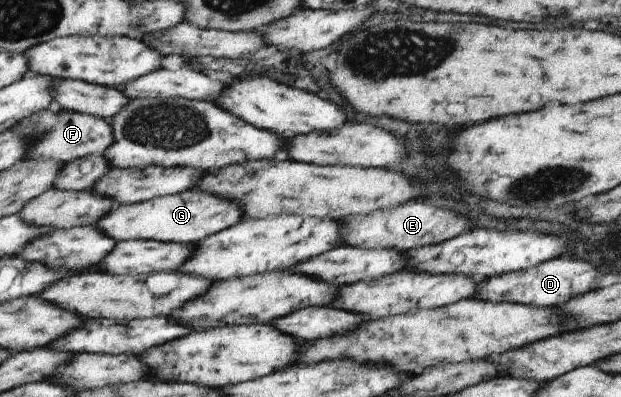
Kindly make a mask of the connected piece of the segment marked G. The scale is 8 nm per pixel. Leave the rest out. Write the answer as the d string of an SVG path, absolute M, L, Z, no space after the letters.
M186 190L177 194L158 196L140 203L118 204L102 219L96 219L94 228L112 241L154 240L159 242L196 243L208 235L222 231L242 219L240 207L215 195Z

